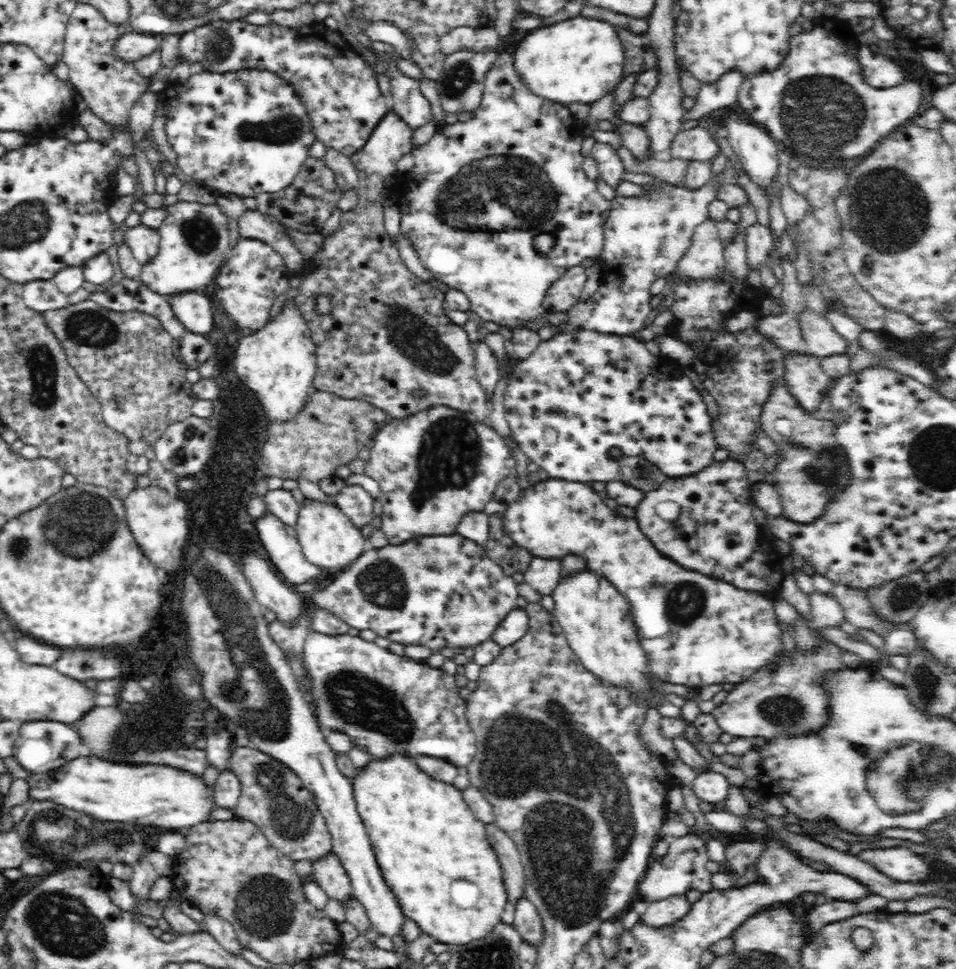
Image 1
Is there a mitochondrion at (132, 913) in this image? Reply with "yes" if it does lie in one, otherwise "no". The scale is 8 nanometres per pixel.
no

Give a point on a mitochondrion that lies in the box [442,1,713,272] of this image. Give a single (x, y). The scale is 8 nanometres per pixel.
(548, 195)

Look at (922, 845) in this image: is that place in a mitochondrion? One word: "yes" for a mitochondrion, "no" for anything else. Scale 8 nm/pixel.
no

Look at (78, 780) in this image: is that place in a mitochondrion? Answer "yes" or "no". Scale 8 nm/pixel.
no

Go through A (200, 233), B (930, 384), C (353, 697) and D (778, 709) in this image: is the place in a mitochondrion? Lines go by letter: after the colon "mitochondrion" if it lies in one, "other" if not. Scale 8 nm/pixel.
A: mitochondrion
B: other
C: mitochondrion
D: mitochondrion

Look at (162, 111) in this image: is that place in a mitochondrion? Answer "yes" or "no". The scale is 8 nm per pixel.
no

